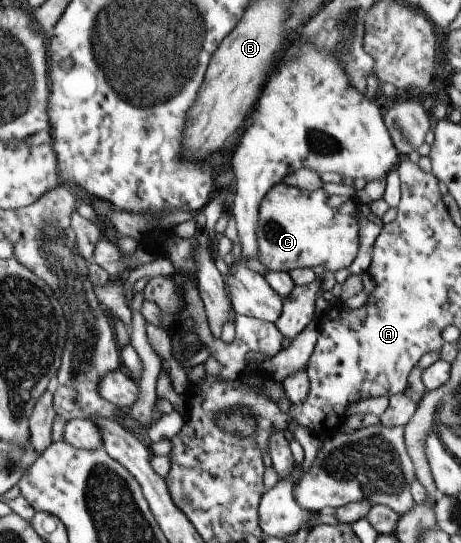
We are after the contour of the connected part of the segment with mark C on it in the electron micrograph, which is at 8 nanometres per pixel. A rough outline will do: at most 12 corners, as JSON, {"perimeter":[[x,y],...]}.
{"perimeter":[[278,182],[257,209],[275,272],[348,267],[355,201]]}

